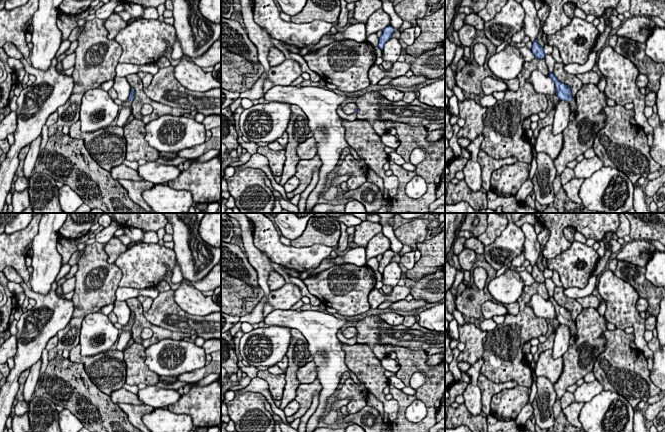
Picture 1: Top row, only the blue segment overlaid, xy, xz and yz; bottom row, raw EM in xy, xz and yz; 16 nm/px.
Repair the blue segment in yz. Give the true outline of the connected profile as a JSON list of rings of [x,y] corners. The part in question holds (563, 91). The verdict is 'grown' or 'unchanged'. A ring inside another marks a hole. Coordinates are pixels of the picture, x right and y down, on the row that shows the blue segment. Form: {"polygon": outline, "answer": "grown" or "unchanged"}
{"polygon": [[[549,73],[549,77],[554,81],[556,87],[556,95],[558,96],[559,100],[564,100],[570,103],[571,111],[576,115],[577,113],[577,106],[576,106],[576,99],[574,99],[571,95],[571,88],[561,83],[554,73]]], "answer": "grown"}

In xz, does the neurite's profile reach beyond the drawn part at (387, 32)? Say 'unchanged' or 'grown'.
unchanged

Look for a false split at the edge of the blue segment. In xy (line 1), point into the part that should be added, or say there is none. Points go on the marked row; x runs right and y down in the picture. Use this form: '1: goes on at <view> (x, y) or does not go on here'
1: goes on at xy (128, 103)

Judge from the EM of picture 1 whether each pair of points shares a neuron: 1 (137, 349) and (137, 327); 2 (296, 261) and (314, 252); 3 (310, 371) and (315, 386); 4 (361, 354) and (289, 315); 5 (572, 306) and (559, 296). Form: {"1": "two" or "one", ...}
{"1": "two", "2": "one", "3": "two", "4": "two", "5": "one"}

